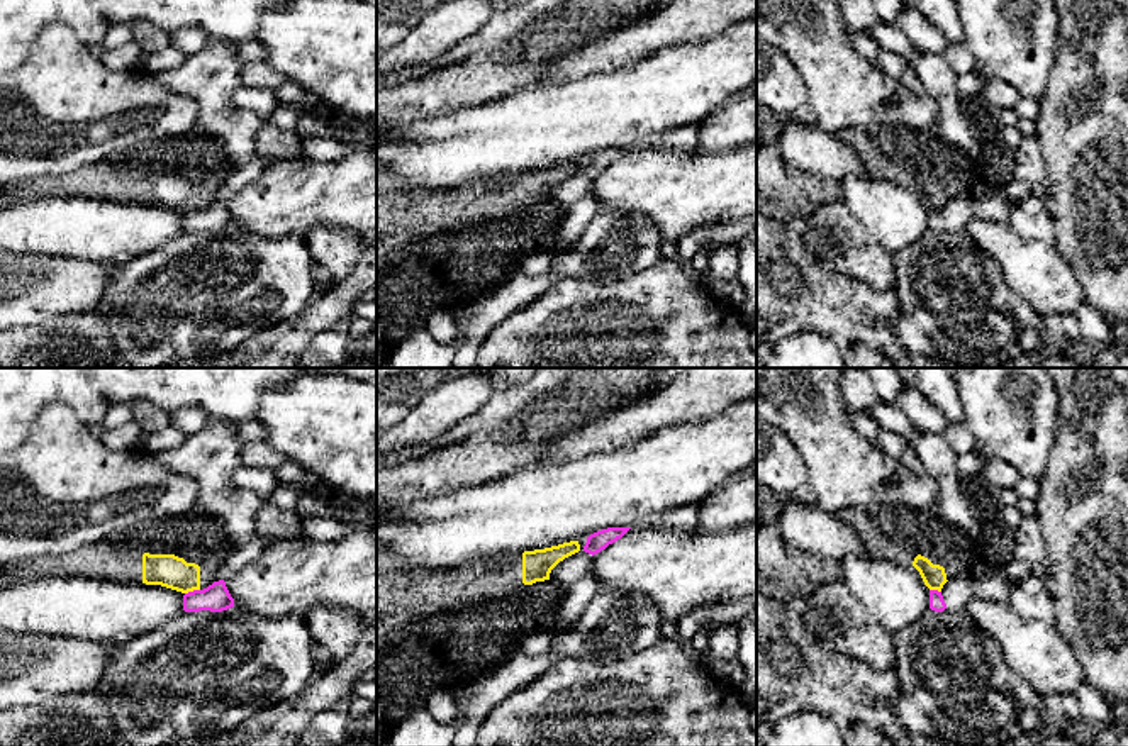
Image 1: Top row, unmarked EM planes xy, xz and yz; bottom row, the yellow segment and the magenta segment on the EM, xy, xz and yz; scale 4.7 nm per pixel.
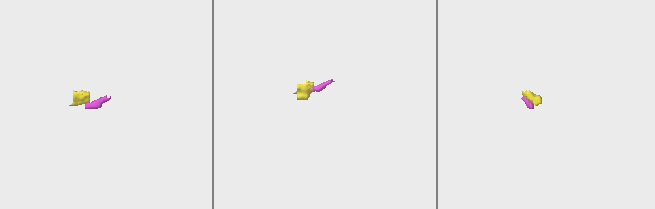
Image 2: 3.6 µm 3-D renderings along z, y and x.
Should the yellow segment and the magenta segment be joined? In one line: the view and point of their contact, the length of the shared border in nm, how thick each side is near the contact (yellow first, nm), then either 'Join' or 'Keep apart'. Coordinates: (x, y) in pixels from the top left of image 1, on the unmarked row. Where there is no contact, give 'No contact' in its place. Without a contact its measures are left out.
Touches yellow at xy (192, 211). Shared border 80 nm. Thickness 160 nm (yellow) against 140 nm. Keep apart

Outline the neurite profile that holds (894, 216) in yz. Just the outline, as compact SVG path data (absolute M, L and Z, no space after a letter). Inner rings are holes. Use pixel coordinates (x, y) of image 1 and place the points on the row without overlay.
M848 176L840 181L841 202L865 232L894 254L930 229L930 209L916 188L889 180Z

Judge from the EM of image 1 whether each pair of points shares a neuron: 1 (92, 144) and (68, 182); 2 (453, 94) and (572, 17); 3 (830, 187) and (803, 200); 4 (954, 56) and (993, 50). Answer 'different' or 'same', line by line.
1: same
2: same
3: same
4: different

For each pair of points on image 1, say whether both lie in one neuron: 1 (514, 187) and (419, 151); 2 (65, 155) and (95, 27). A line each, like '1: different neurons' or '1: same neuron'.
1: different neurons
2: different neurons

